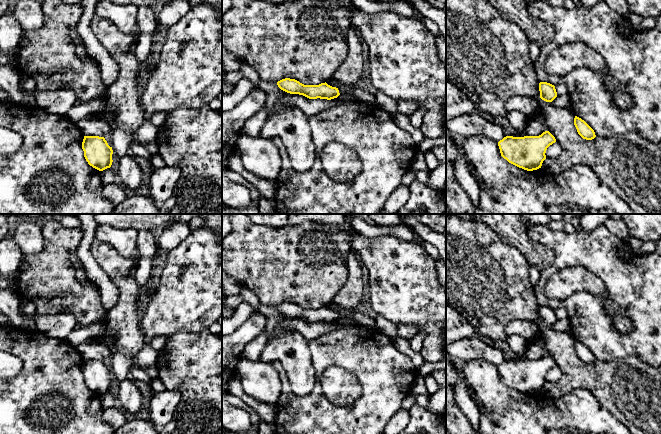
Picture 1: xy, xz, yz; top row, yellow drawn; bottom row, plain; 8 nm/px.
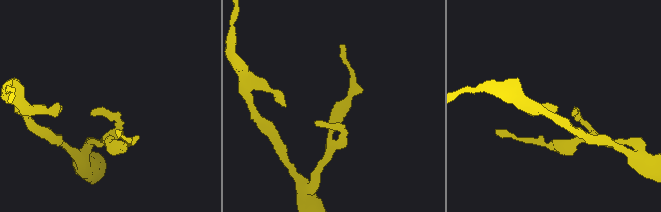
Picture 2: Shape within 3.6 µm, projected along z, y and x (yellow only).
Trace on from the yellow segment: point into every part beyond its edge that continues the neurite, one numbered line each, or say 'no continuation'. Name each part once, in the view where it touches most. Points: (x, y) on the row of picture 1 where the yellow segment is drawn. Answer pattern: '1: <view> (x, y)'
no continuation

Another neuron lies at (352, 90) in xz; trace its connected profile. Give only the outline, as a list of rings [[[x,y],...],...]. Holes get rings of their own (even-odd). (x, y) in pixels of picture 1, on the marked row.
[[[331,77],[326,83],[332,87],[336,87],[339,90],[340,95],[351,94],[355,97],[357,101],[365,103],[365,104],[376,103],[375,94],[370,93],[364,89],[358,89],[358,88],[355,88],[354,86],[344,87],[344,86],[338,85],[333,77]]]

